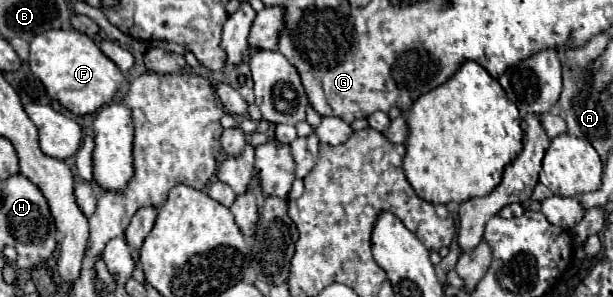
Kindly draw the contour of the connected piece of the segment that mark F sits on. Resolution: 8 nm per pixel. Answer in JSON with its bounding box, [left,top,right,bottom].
[30,29,124,115]

